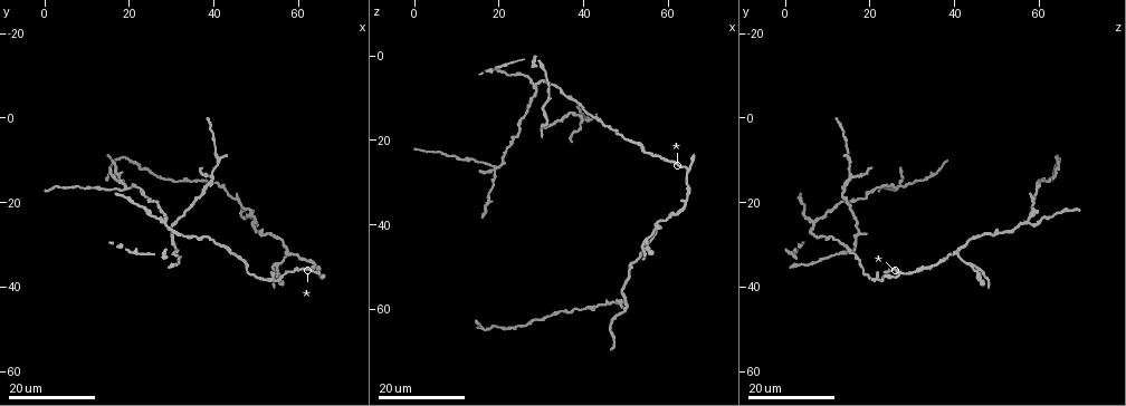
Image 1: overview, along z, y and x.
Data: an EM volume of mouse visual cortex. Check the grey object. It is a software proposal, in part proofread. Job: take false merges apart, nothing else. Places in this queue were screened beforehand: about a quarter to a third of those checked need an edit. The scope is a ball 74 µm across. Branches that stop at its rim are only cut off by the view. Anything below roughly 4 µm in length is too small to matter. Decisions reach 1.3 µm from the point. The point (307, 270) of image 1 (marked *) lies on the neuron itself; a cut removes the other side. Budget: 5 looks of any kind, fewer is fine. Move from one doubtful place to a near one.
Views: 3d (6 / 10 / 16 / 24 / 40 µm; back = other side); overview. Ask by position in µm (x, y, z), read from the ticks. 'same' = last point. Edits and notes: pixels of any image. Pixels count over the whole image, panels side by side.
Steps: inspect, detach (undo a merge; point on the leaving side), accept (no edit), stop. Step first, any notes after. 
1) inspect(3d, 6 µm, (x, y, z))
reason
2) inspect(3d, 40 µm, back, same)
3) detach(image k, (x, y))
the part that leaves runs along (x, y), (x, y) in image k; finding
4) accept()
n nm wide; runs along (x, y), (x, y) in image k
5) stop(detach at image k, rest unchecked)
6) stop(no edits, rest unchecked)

inspect(3d, 16 µm, (58.0, 32.0, 40.5))
three-way junction

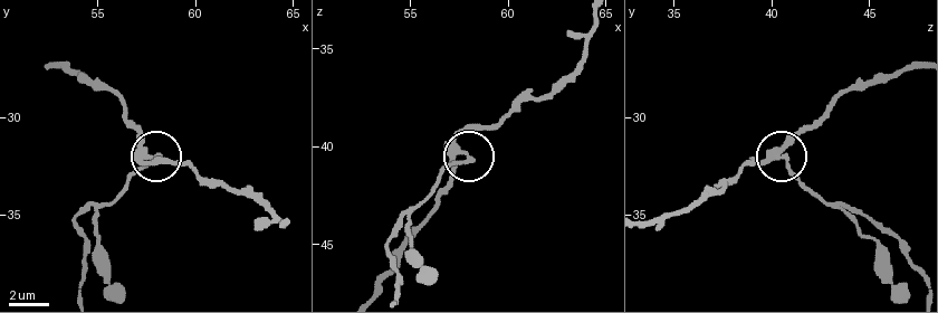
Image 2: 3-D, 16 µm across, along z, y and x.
inspect(3d, 6 µm, (57.5, 31.8, 40.3))

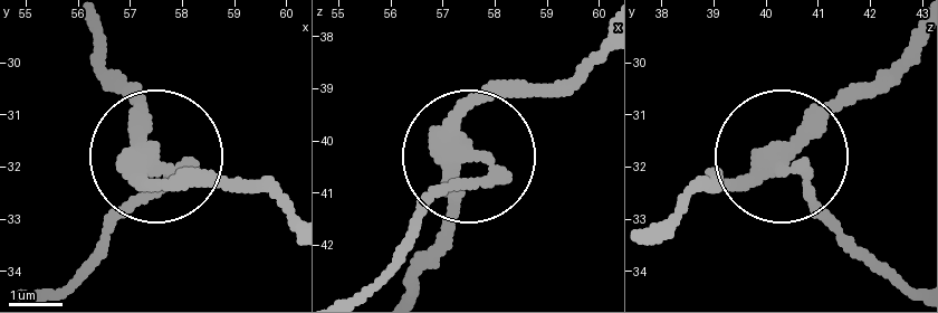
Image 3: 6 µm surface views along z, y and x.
detach(image 3, (117, 210))
340 nm wide; two neurons meet here

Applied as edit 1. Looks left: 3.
inspect(3d, 24 µm, (49.5, 24.0, 57.0))
branch point

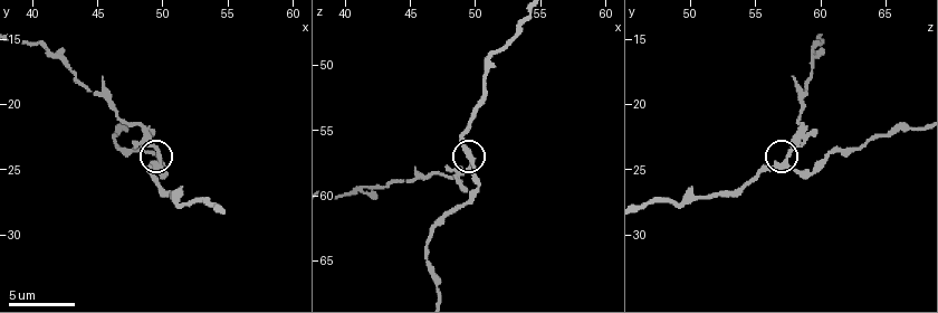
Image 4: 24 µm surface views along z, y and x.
inspect(3d, 10 µm, (49.6, 24.6, 57.2))

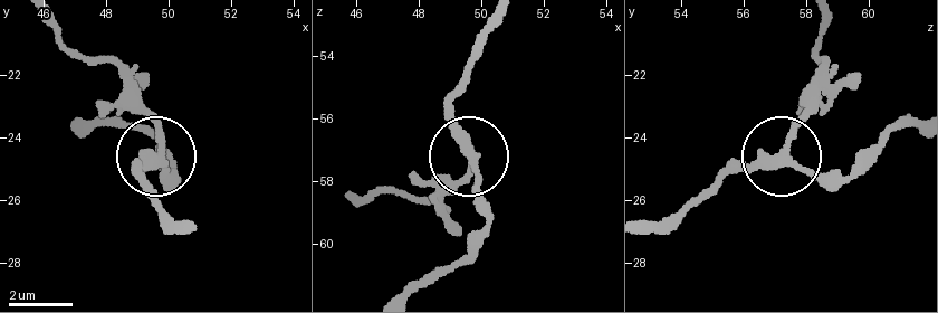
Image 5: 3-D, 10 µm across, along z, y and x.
accept()
runs along (500, 25), (455, 104), (455, 129), (487, 221) in image 5; continuous, no second neuron

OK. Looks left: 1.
stop(detach at image 3, rest unchecked)

